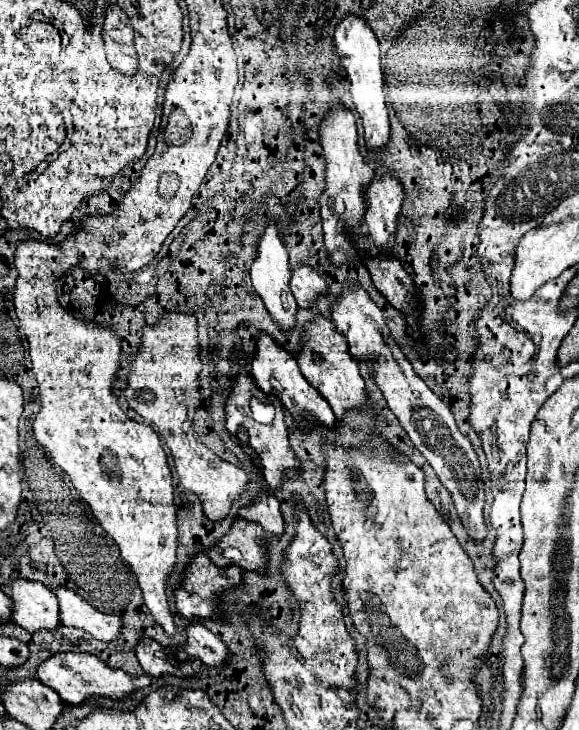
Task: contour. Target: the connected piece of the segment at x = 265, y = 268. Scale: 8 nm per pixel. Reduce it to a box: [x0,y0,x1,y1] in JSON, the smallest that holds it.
[250,219,296,329]

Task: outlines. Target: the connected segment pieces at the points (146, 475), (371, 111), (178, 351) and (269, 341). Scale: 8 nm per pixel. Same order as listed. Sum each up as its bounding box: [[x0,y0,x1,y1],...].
[[14,213,176,635],[334,13,390,149],[126,315,248,521],[250,331,334,427]]

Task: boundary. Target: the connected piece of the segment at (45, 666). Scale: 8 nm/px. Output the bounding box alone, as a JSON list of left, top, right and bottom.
[36,651,152,705]

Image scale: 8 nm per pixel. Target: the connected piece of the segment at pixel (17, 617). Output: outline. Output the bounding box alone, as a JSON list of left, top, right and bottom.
[6,579,60,631]

